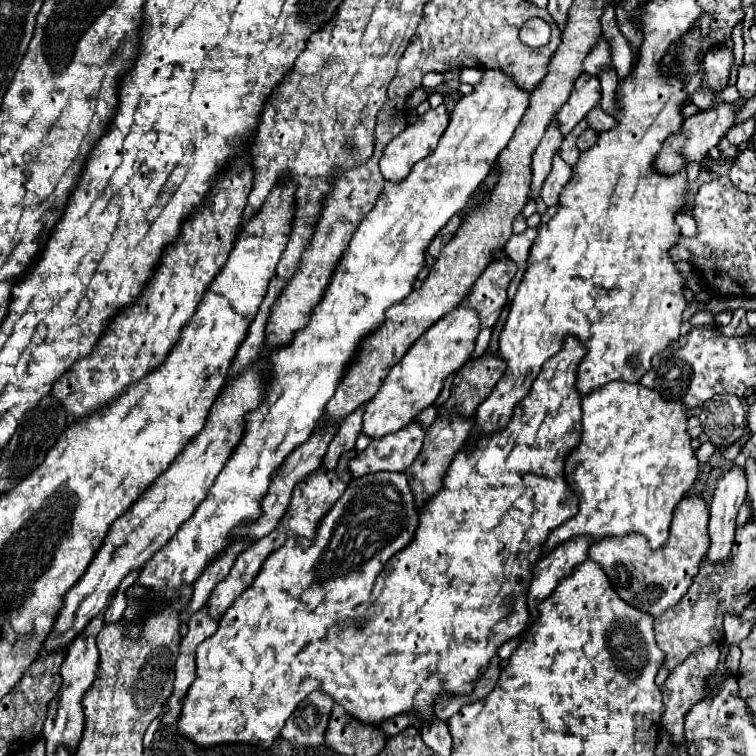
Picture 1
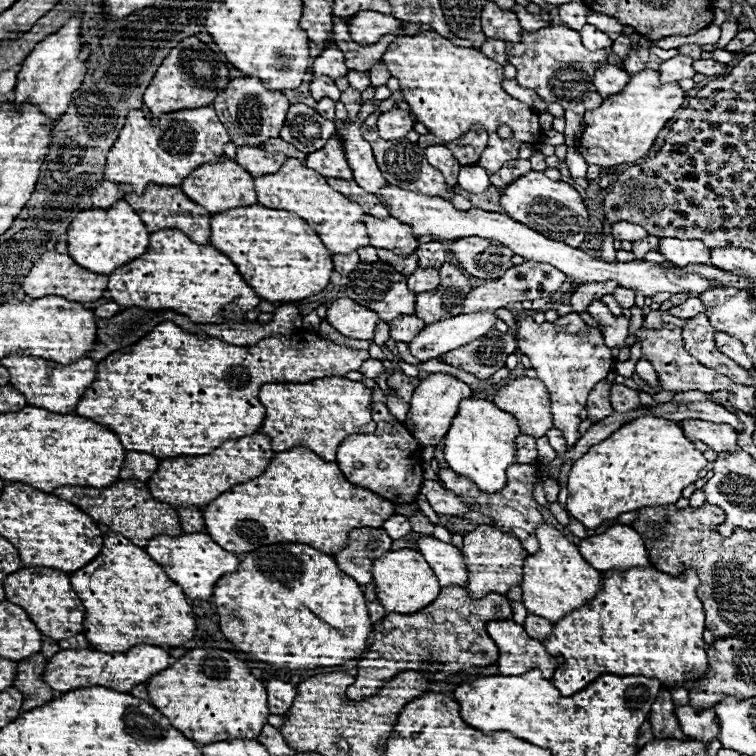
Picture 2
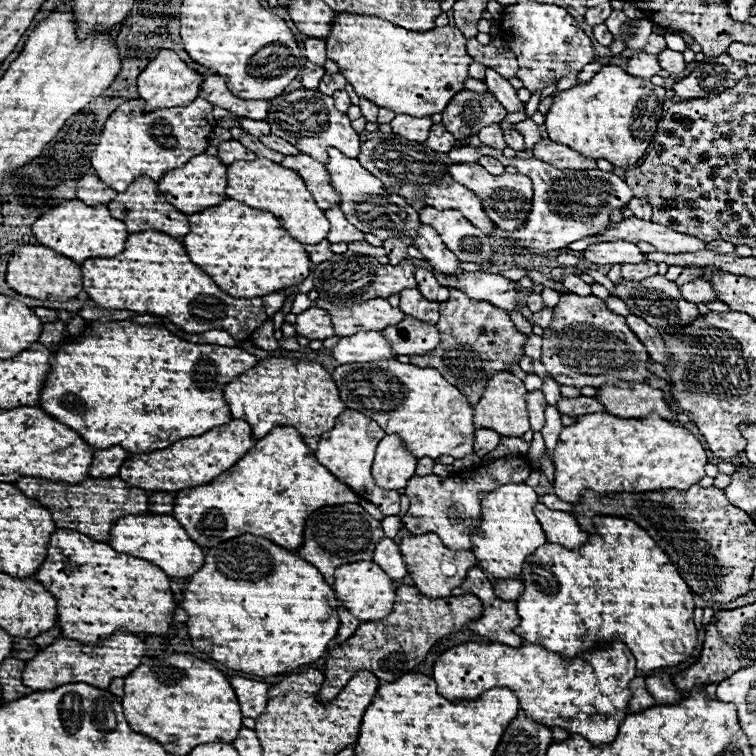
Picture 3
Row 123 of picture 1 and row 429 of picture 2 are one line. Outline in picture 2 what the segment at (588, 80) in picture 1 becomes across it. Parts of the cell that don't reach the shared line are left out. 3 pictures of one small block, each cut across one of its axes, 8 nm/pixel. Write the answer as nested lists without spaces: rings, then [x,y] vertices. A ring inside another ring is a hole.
[[[518,316],[516,330],[512,334],[518,342],[518,350],[530,358],[530,364],[536,370],[538,378],[546,384],[552,400],[554,428],[562,430],[566,446],[572,448],[578,440],[578,424],[582,422],[578,414],[586,406],[590,390],[612,370],[612,348],[604,346],[602,332],[596,328],[590,328],[588,334],[564,334],[552,322],[536,324],[530,316]]]

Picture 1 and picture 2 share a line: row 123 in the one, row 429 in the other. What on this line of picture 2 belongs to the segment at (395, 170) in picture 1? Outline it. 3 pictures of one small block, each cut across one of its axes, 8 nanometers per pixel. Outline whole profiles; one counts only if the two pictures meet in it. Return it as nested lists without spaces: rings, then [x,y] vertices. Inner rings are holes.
[[[436,372],[436,374],[430,374],[428,378],[424,378],[414,390],[414,396],[410,400],[410,412],[408,412],[408,418],[412,418],[412,422],[416,426],[416,430],[412,434],[418,440],[418,444],[422,448],[436,446],[440,442],[440,438],[446,436],[446,432],[448,432],[448,428],[458,412],[460,402],[470,398],[470,396],[472,396],[470,386],[464,384],[462,380],[450,376],[450,374]]]

